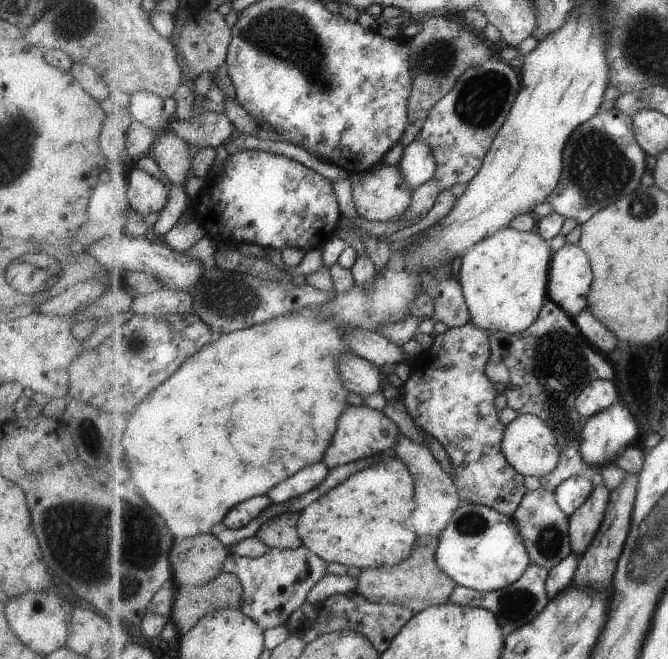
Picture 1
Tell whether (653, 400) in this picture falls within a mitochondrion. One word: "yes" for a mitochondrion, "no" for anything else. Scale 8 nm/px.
no

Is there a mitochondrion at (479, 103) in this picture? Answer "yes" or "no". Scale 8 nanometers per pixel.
yes

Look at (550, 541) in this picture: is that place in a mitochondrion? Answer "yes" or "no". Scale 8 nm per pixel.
yes

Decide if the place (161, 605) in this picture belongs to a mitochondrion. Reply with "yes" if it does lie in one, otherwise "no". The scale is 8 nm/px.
no

